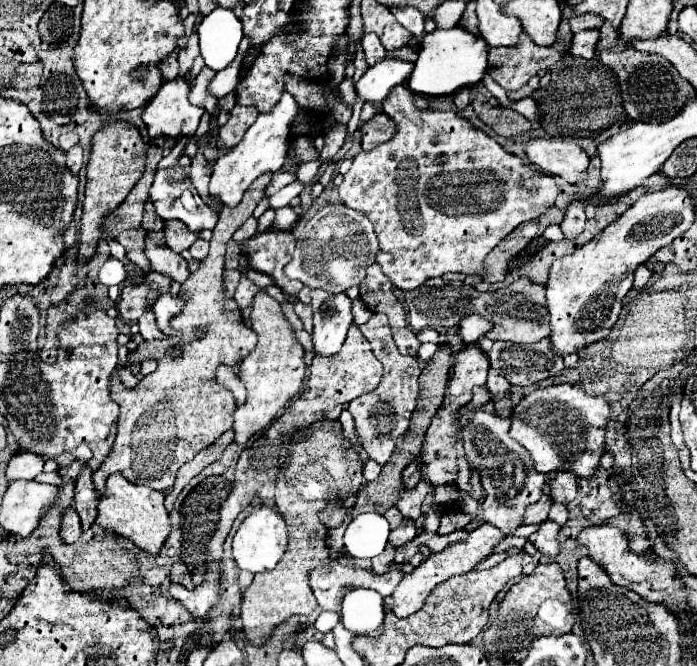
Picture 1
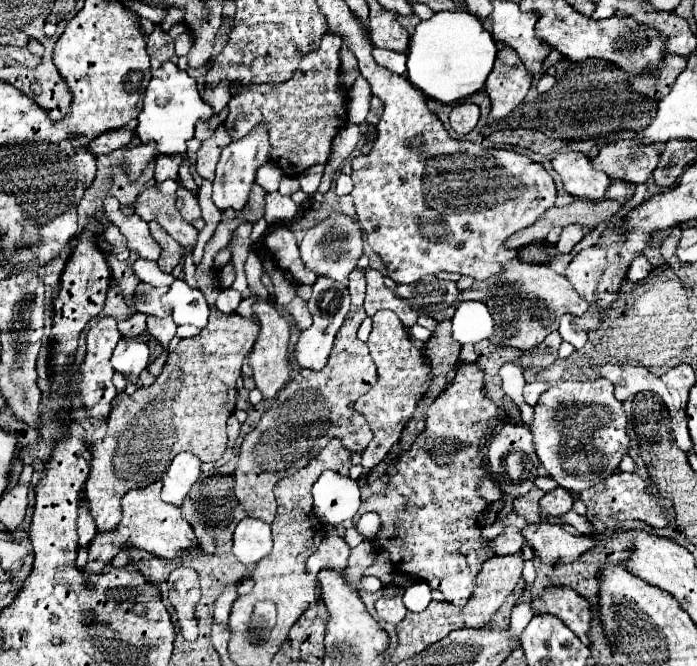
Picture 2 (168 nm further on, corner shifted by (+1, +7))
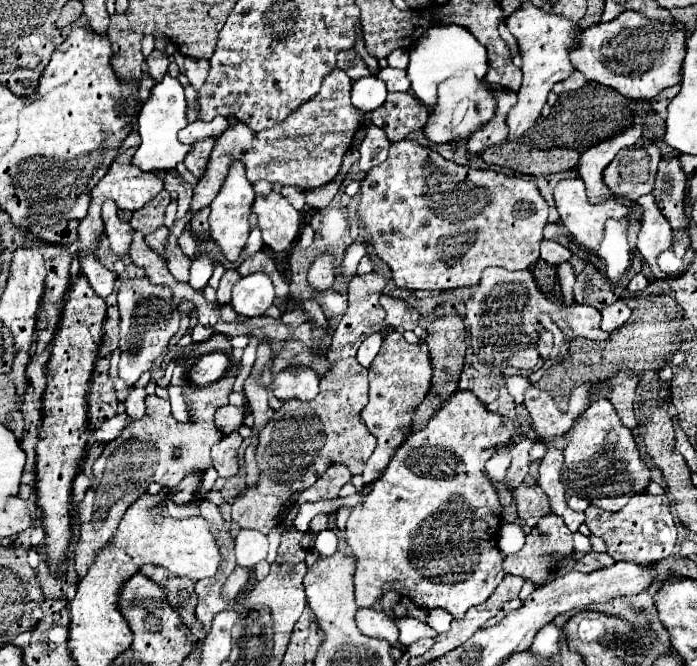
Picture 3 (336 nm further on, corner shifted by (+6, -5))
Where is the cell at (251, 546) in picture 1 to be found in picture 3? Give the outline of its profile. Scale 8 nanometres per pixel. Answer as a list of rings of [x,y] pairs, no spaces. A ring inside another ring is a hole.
[[[239,530],[235,538],[235,558],[243,568],[253,570],[267,558],[267,536],[257,530]]]

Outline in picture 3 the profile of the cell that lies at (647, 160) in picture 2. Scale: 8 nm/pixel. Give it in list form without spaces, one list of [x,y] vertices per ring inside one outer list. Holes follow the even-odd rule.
[[[655,144],[631,146],[623,150],[623,158],[615,158],[603,172],[603,182],[617,196],[637,200],[653,190],[661,152]]]

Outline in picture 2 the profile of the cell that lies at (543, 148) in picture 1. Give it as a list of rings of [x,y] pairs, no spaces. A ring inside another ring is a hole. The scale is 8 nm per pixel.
[[[562,152],[552,160],[552,168],[560,174],[564,190],[576,198],[604,200],[612,180],[592,168],[590,158],[580,152]]]

